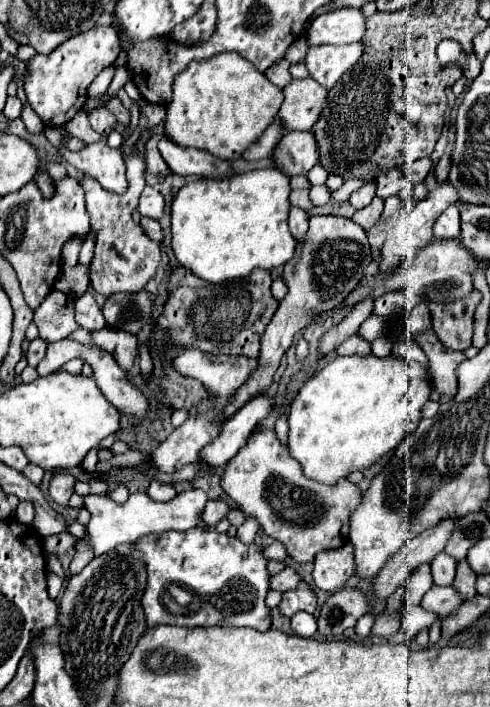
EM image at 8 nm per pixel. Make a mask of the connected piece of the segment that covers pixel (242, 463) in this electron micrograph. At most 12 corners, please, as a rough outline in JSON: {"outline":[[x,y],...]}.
{"outline":[[254,430],[220,486],[296,562],[348,540],[358,486]]}

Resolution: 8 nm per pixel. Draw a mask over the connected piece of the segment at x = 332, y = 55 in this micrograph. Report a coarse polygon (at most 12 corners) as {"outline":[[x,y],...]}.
{"outline":[[312,46],[308,74],[324,88],[360,60],[364,46]]}

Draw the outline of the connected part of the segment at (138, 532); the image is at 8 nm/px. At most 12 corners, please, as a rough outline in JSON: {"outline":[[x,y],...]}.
{"outline":[[192,488],[124,504],[86,494],[94,556],[164,530],[196,528],[208,494]]}

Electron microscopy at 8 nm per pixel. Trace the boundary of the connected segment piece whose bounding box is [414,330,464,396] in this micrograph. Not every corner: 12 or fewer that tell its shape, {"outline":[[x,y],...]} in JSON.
{"outline":[[432,330],[414,342],[432,368],[432,384],[442,396],[454,396],[456,366],[462,352],[444,348]]}

